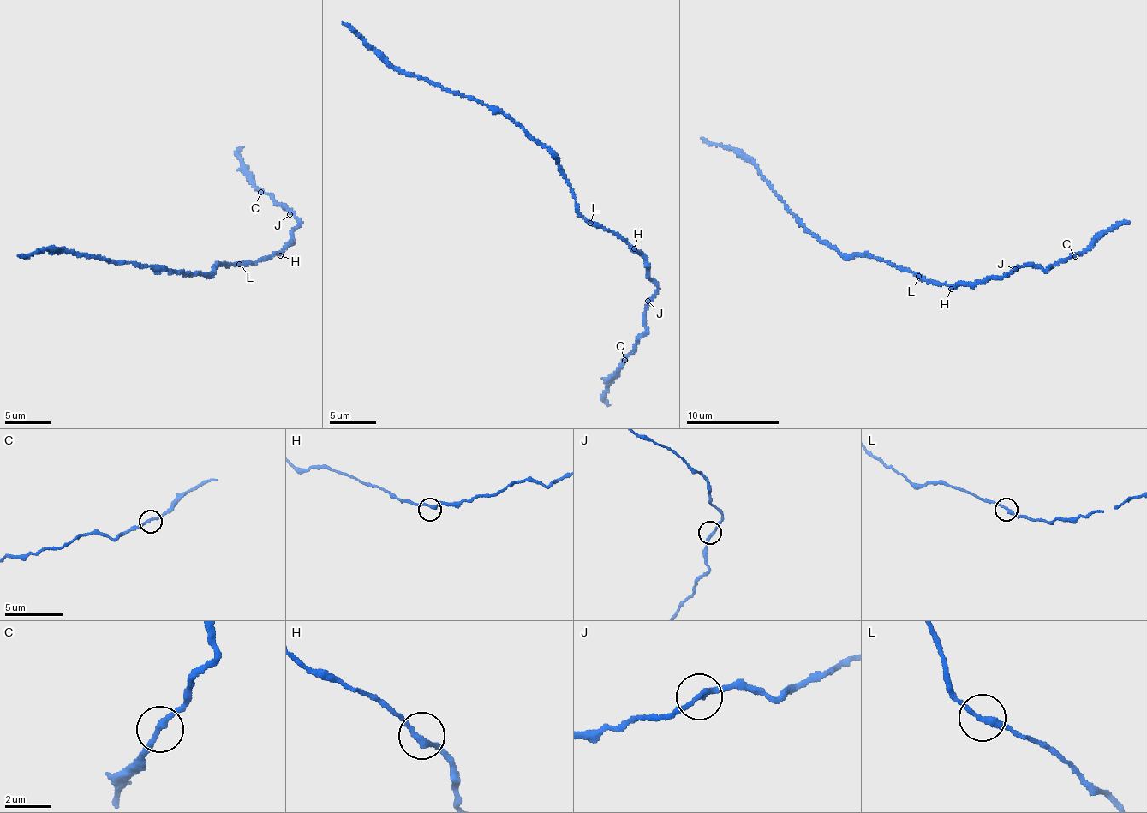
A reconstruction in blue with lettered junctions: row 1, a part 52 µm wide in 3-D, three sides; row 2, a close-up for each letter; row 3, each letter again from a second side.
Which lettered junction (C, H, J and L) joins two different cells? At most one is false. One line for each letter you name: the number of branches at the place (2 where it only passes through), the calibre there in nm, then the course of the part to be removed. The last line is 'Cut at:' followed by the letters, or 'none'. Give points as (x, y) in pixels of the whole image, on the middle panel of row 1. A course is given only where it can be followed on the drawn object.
Cut at: none

